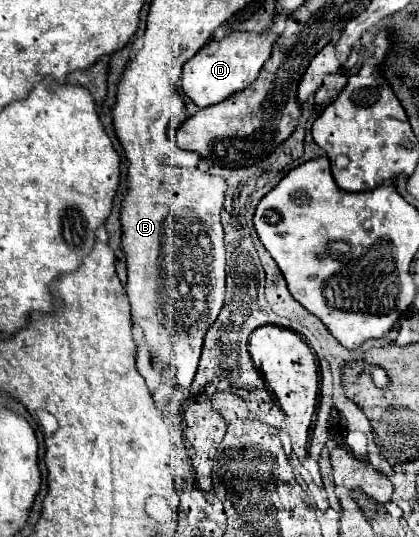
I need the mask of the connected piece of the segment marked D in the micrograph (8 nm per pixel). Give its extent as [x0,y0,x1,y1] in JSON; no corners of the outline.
[182,30,278,108]

